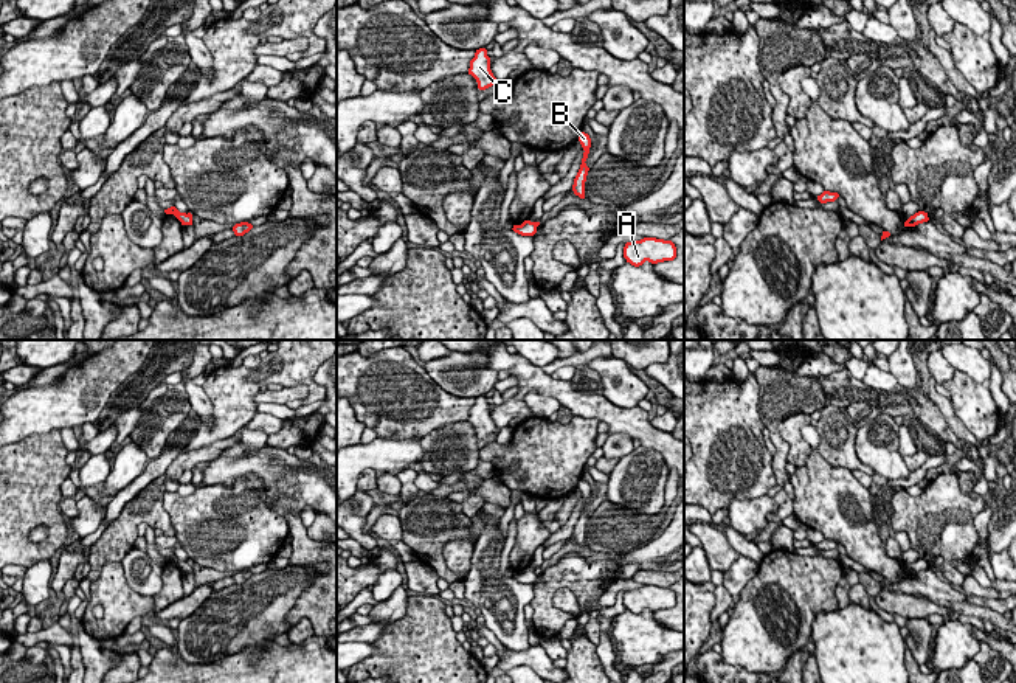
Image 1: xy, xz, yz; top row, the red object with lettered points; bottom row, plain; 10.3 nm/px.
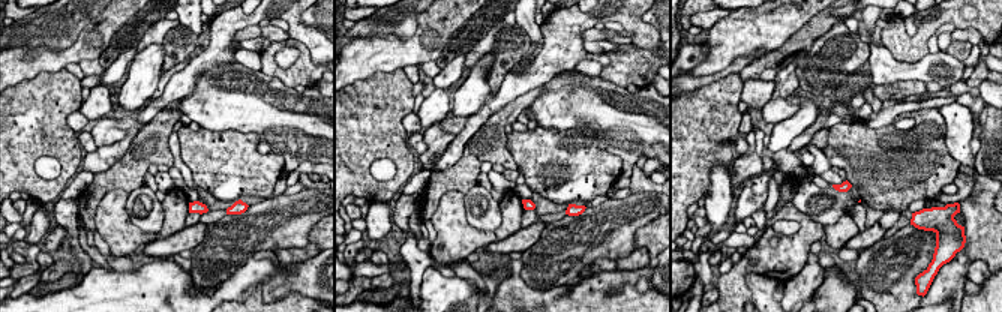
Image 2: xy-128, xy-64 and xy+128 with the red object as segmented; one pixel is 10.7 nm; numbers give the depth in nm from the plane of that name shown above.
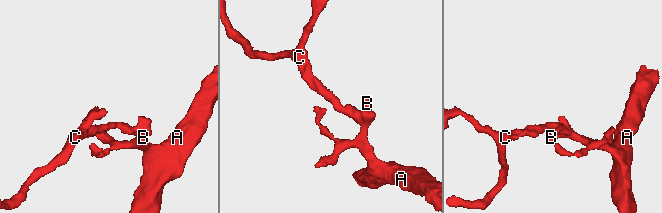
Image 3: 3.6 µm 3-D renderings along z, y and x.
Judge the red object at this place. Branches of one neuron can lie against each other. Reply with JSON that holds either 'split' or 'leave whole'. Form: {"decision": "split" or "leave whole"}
{"decision": "leave whole"}

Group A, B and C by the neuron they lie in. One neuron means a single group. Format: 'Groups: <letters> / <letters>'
Groups: A B C

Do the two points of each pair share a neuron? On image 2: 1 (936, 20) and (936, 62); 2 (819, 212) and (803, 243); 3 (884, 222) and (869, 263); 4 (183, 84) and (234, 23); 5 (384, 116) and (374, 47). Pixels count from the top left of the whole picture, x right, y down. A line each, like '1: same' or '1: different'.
1: different
2: different
3: different
4: same
5: different

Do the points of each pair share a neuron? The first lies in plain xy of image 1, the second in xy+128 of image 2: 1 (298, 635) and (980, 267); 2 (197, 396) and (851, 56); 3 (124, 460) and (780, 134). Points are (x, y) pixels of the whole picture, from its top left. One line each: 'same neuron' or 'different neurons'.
1: same neuron
2: different neurons
3: same neuron

